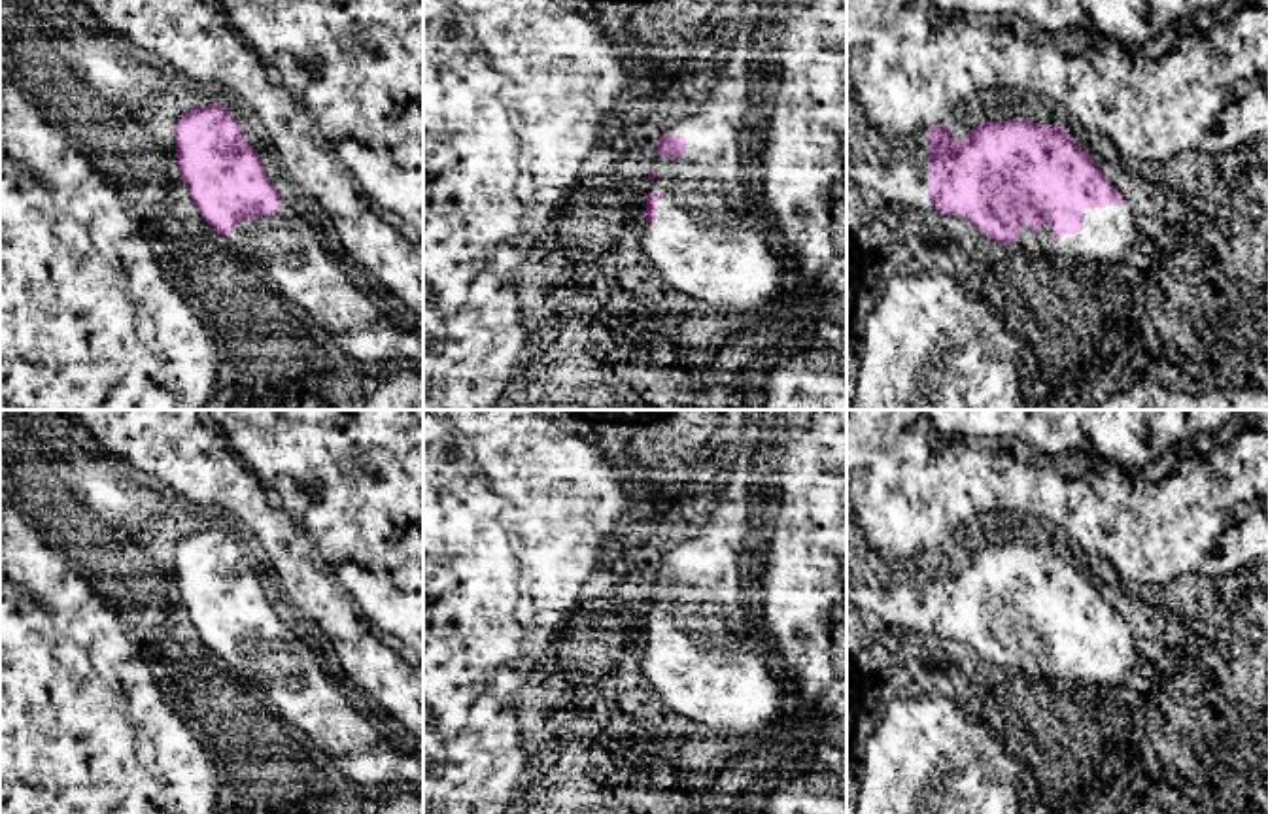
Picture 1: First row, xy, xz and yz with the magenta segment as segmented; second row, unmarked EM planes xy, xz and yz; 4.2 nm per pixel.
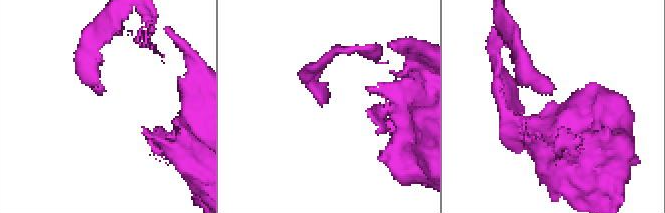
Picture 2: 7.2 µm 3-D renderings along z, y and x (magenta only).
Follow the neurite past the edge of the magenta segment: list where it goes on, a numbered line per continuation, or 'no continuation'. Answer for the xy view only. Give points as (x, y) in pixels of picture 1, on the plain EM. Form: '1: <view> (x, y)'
1: xy (240, 660)

